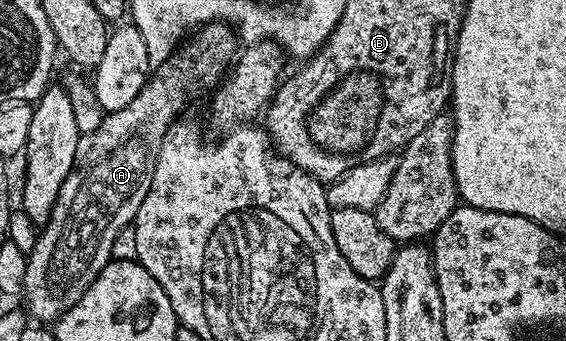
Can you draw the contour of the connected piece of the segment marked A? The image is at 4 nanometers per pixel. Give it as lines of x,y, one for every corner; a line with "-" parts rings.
208,21
196,33
199,34
195,41
189,42
181,53
172,52
171,56
148,76
145,87
139,92
137,99
129,103
129,107
121,107
121,111
106,114
97,131
80,136
73,171
69,171
69,179
65,179
55,200
51,217
46,225
42,226
40,233
43,234
32,247
31,254
27,257
27,266
23,269
23,301
27,304
26,312
39,320
36,322
58,321
79,302
81,295
85,295
97,275
101,275
107,262
112,260
114,253
111,252
115,249
119,232
134,222
137,211
153,183
153,171
161,151
161,143
182,114
179,112
190,103
194,93
209,88
211,84
214,86
220,80
222,69
224,68
224,72
232,64
237,53
237,34
232,26
225,21

